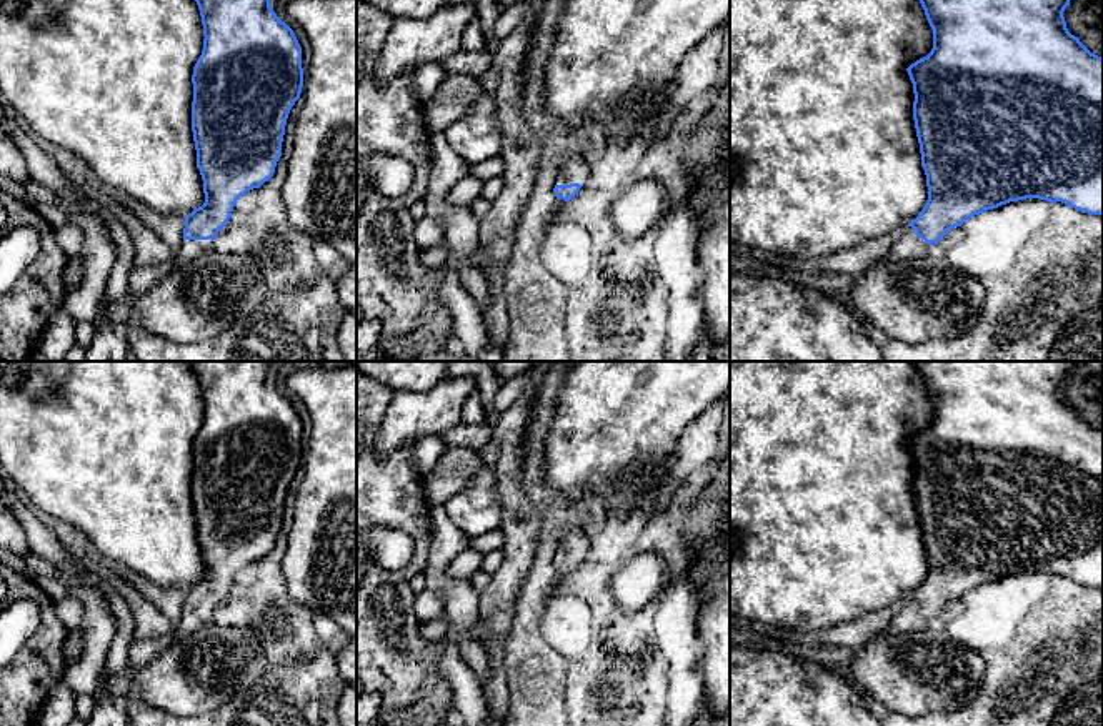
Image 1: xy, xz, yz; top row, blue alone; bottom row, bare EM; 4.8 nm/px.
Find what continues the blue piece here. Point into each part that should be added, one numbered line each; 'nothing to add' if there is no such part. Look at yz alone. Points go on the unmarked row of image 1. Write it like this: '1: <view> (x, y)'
1: yz (910, 618)

